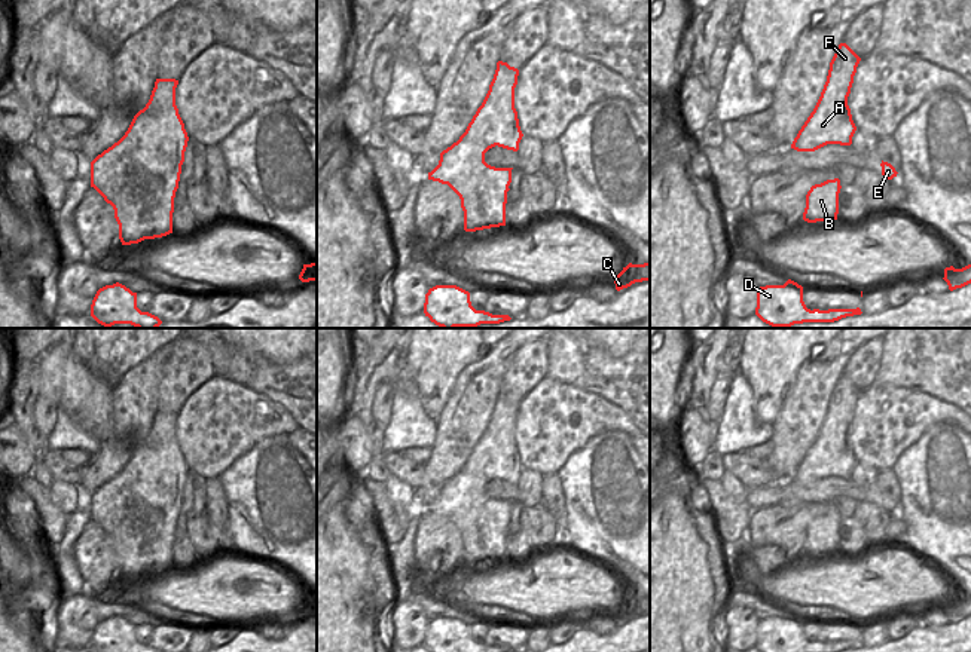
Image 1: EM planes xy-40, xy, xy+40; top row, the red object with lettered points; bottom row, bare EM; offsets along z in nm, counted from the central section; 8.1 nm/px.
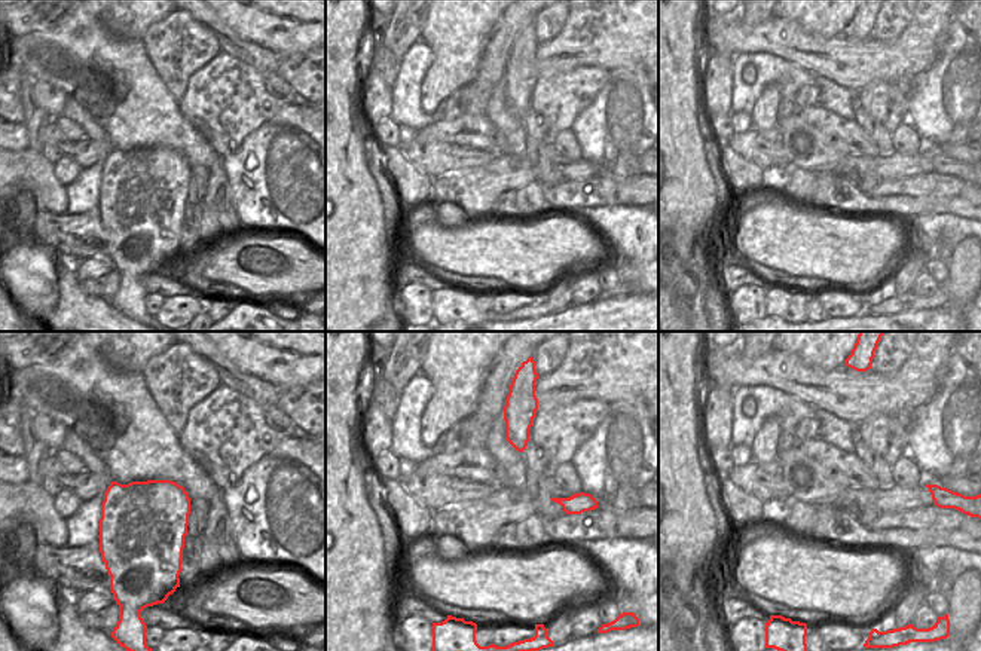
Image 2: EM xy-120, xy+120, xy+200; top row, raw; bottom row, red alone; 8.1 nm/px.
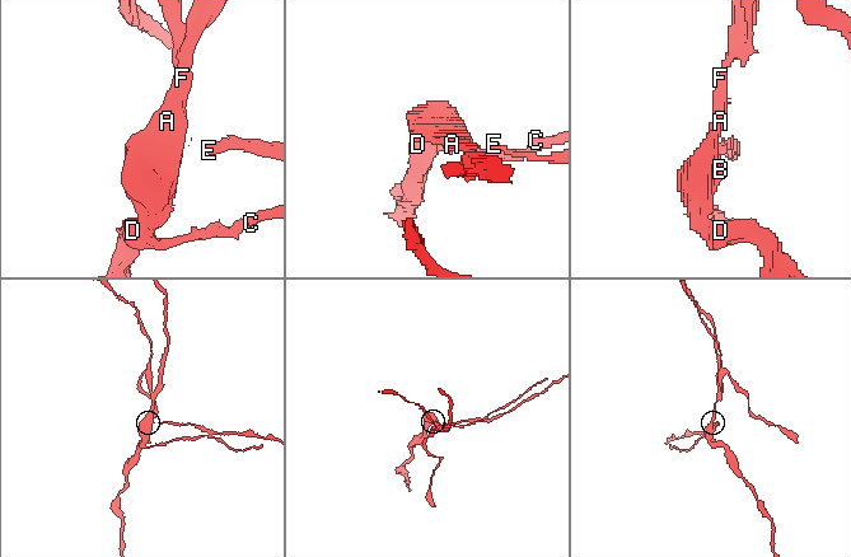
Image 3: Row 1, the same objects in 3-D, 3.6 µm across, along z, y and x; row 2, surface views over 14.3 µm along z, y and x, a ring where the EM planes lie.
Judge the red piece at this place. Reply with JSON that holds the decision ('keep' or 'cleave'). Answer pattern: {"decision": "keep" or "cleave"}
{"decision": "cleave"}

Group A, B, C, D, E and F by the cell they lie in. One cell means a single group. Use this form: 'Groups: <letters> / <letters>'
Groups: A B C D F / E.

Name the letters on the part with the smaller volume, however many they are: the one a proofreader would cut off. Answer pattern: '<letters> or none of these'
E

